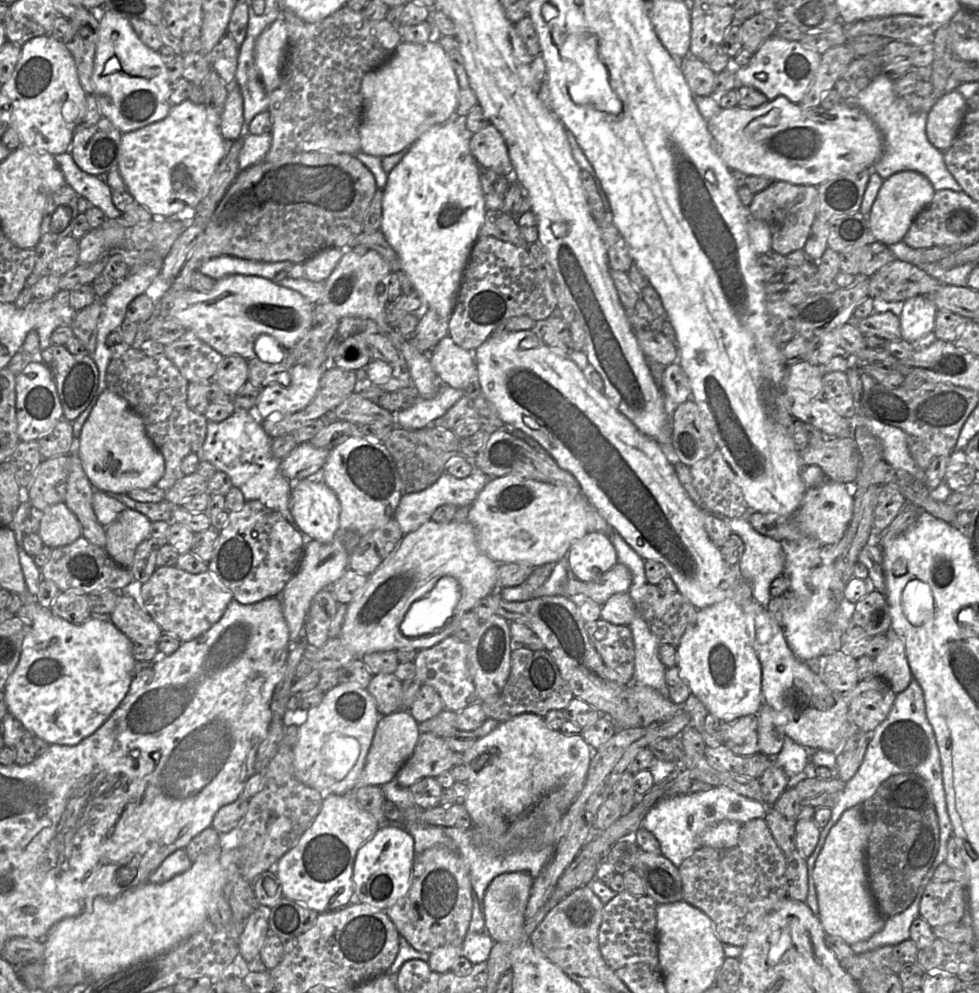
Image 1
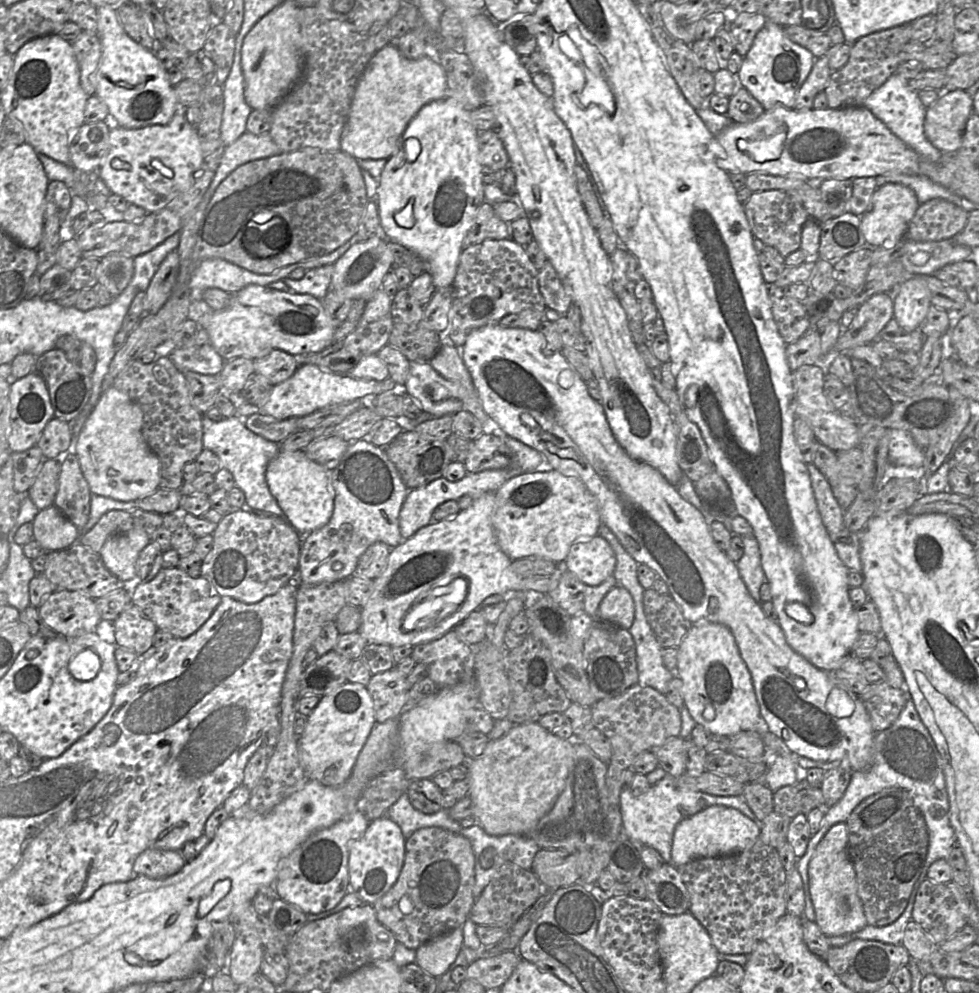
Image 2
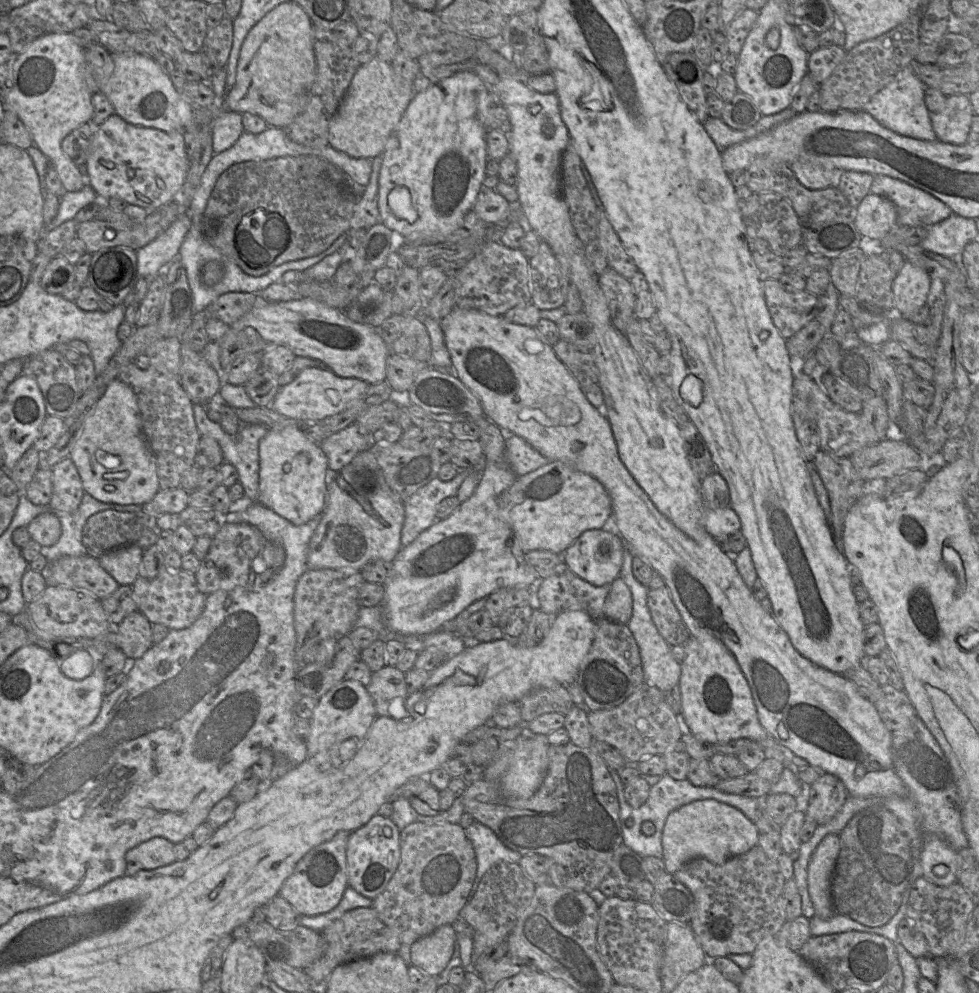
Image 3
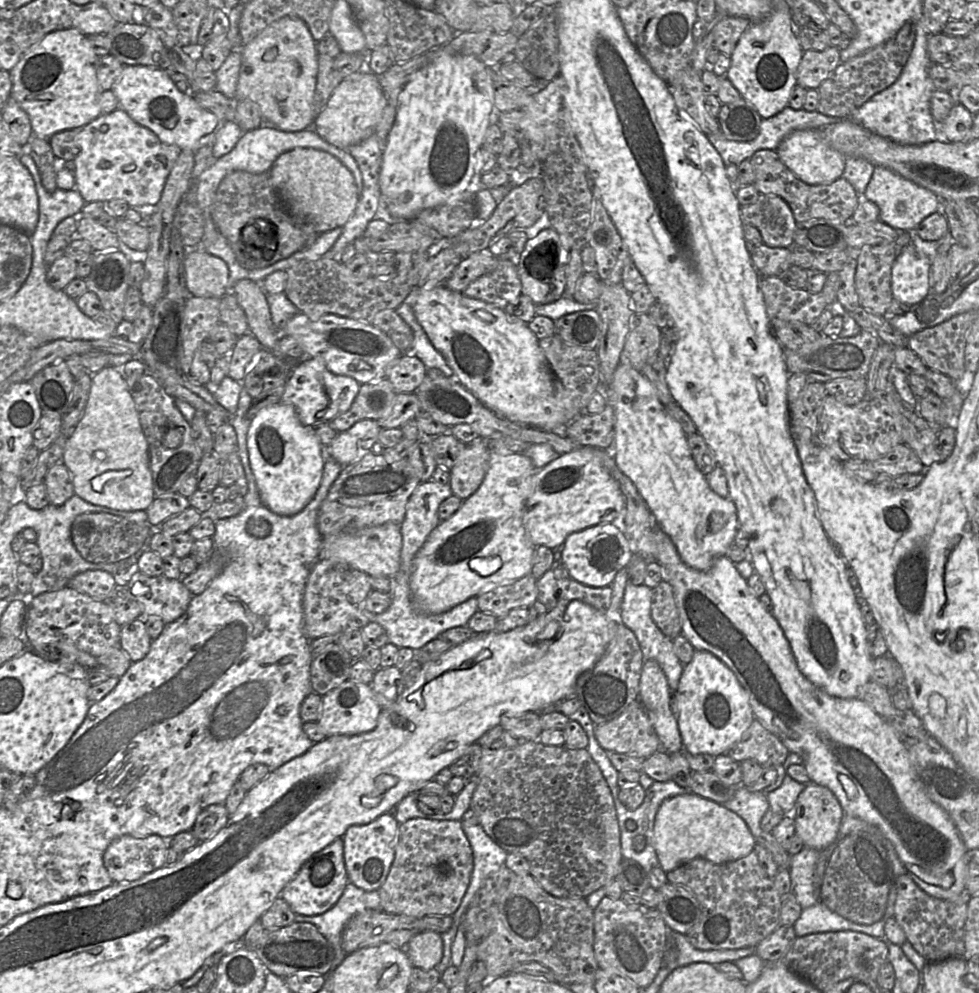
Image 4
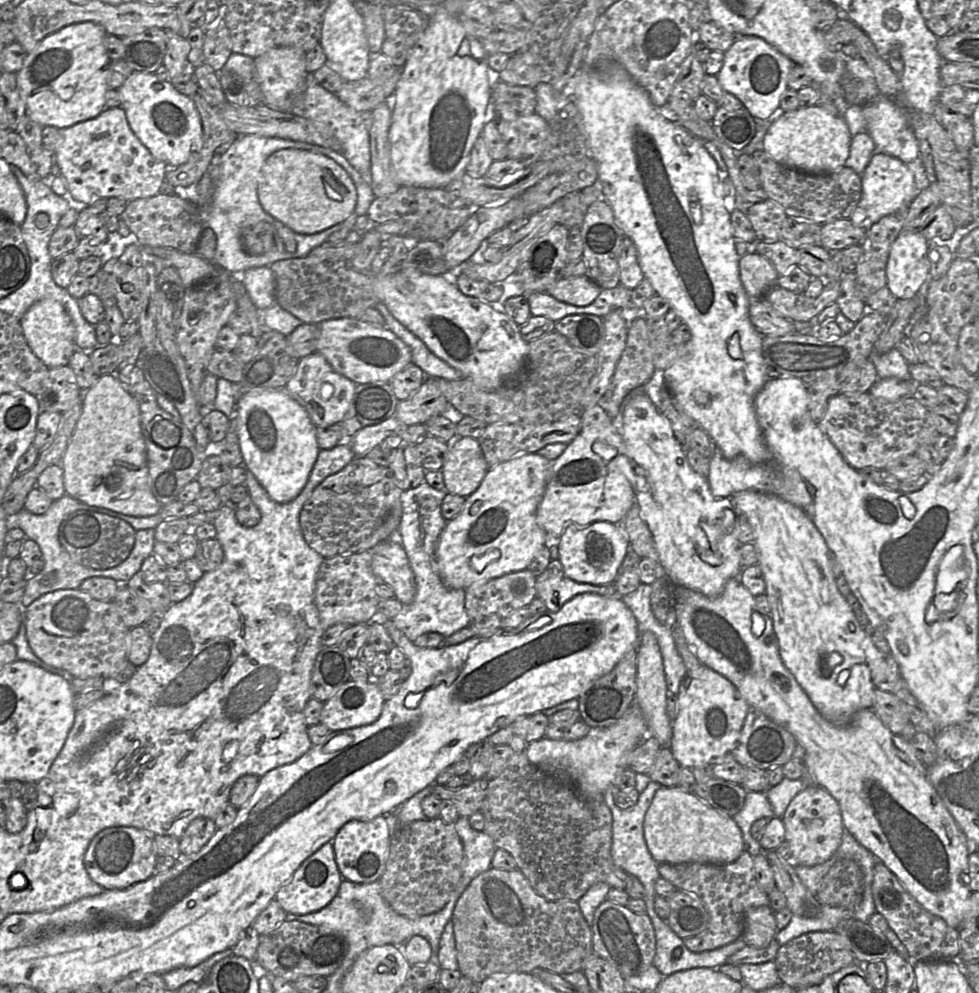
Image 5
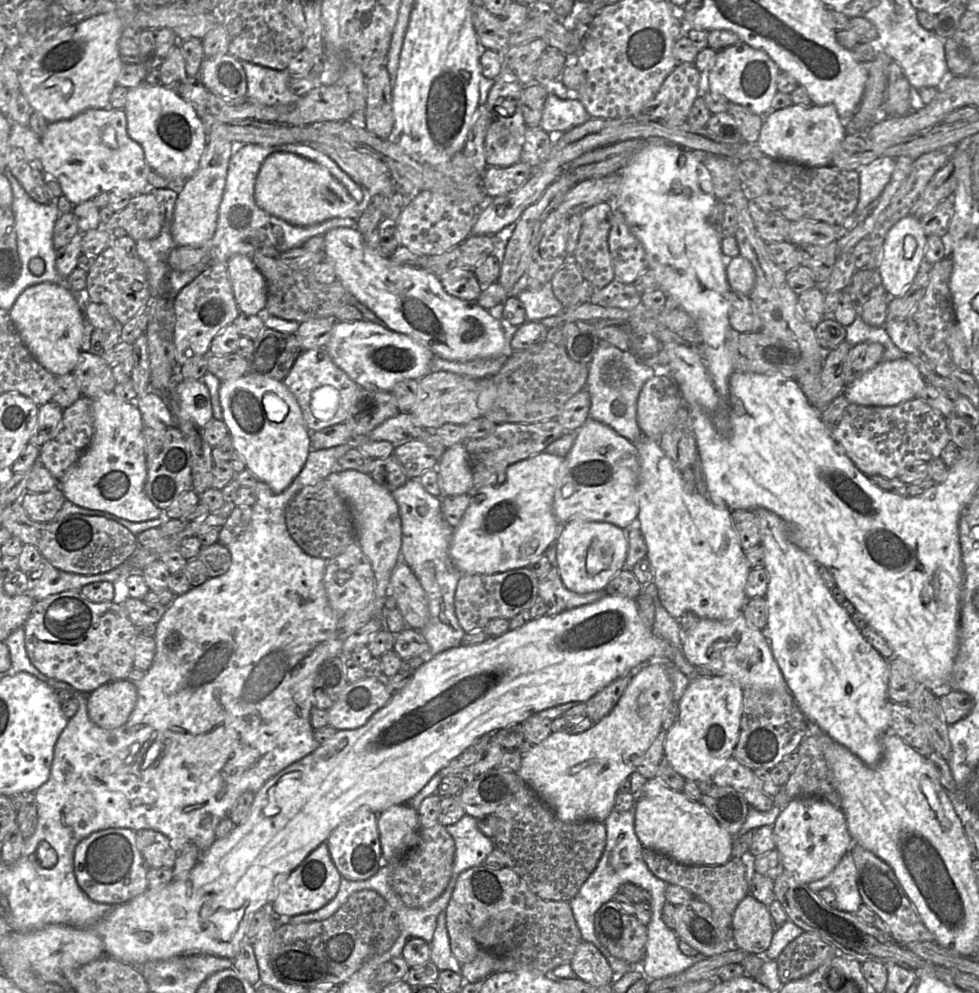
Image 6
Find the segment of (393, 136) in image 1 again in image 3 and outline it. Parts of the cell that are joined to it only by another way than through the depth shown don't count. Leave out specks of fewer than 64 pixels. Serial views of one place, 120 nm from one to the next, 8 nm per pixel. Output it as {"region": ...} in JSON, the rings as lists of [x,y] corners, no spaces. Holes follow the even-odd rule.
{"region":[[[378,57],[360,65],[329,124],[329,145],[351,157],[382,156],[387,140],[396,129],[414,95],[432,82],[420,75],[410,82],[397,74],[391,63]]]}

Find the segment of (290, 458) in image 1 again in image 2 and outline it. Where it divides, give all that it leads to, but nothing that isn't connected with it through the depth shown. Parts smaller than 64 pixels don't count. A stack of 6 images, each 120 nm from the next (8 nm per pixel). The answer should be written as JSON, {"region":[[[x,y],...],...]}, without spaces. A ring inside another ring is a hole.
{"region":[[[330,436],[314,439],[303,451],[309,459],[332,471],[339,465],[348,447],[349,443],[345,440]]]}

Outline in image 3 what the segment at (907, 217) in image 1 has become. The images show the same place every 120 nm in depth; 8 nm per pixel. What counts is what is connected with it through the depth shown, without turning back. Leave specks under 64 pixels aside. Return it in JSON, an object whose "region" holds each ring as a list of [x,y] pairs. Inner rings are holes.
{"region":[[[869,193],[855,208],[853,219],[862,237],[882,240],[897,224],[897,208],[891,200]]]}

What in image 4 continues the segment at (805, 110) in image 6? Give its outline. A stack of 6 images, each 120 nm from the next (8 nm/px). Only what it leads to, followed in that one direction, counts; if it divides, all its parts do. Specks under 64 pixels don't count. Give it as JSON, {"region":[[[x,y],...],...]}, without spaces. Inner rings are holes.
{"region":[[[820,130],[797,131],[776,149],[784,165],[810,185],[829,184],[842,177],[845,156],[826,145]]]}

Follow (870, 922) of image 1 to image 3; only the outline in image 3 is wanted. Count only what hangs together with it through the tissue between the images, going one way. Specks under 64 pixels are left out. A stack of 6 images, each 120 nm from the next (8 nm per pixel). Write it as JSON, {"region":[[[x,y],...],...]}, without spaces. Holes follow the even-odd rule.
{"region":[[[827,834],[818,844],[808,865],[808,891],[815,915],[829,919],[835,912],[831,883],[835,864],[840,851],[840,838],[837,834]]]}

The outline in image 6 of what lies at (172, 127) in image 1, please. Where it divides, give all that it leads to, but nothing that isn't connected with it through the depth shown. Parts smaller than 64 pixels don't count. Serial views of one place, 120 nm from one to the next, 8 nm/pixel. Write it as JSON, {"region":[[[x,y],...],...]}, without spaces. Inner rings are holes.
{"region":[[[107,107],[104,109],[87,109],[67,120],[51,122],[41,136],[43,153],[39,167],[50,178],[54,178],[61,186],[63,196],[76,206],[92,200],[101,193],[113,191],[127,193],[130,196],[147,192],[147,177],[152,171],[145,160],[140,144],[132,140],[127,133],[127,122],[124,109]]]}

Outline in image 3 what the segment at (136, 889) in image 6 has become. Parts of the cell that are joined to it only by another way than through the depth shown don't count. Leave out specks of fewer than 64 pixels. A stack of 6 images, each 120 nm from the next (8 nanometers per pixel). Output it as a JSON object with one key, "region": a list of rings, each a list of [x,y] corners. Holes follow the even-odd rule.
{"region":[[[153,837],[129,849],[125,854],[126,874],[154,870],[176,861],[174,844],[164,837]]]}

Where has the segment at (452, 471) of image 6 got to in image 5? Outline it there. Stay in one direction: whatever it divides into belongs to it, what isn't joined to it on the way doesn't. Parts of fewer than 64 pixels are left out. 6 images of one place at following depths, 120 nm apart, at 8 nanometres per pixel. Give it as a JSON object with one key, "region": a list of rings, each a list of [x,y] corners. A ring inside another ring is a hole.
{"region":[[[457,437],[441,468],[445,490],[466,499],[479,487],[488,469],[478,440]]]}

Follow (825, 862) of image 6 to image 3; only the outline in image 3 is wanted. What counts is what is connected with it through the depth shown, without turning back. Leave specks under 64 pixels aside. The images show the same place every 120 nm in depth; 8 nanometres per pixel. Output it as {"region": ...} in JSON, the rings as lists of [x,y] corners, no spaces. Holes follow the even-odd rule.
{"region":[[[821,773],[809,788],[805,819],[817,825],[829,822],[843,806],[848,792],[843,782],[833,774]]]}

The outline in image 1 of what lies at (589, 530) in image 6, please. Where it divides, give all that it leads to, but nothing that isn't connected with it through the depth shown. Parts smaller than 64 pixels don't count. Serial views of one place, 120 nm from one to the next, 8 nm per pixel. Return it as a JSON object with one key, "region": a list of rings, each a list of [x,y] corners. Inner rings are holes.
{"region":[[[597,531],[587,532],[584,537],[574,541],[566,554],[566,558],[567,569],[569,567],[576,579],[582,582],[597,579],[618,562],[617,553],[609,535]]]}

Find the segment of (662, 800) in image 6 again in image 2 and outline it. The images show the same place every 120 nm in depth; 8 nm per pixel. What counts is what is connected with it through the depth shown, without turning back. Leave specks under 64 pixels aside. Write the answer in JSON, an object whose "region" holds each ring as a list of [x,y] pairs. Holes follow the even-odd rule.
{"region":[[[709,806],[700,812],[682,820],[675,828],[671,863],[680,867],[693,859],[714,858],[740,854],[749,850],[759,839],[759,826],[740,811],[726,806]]]}

